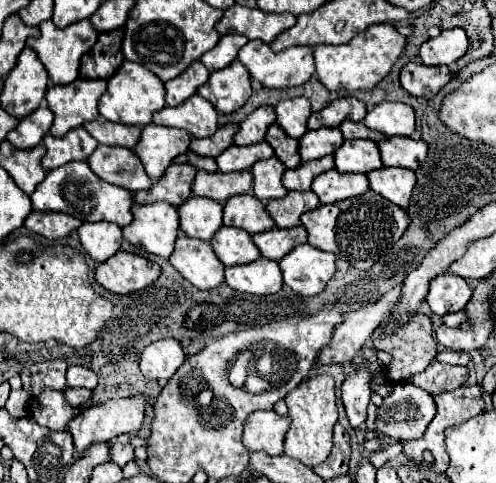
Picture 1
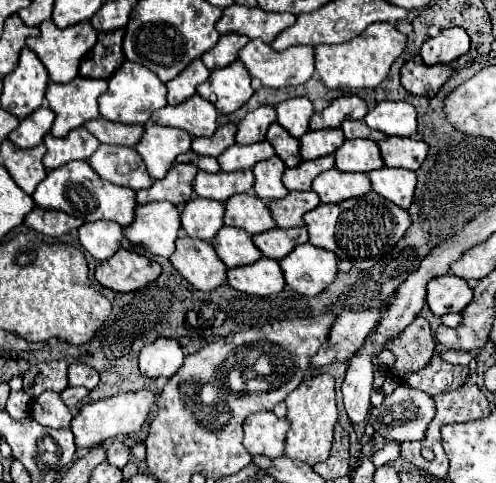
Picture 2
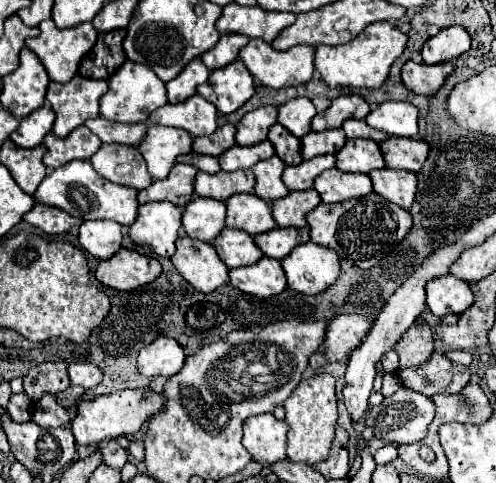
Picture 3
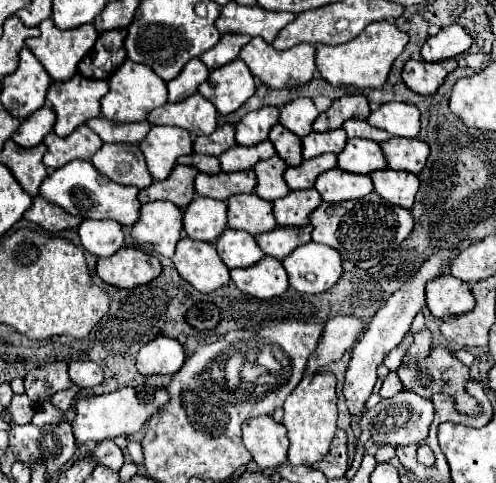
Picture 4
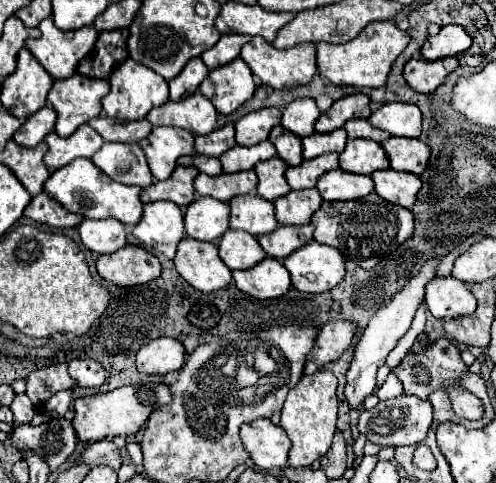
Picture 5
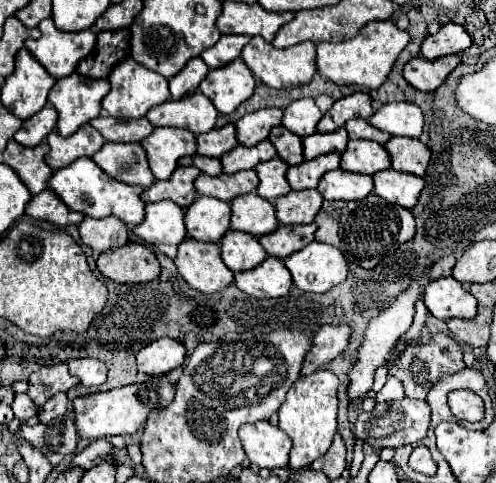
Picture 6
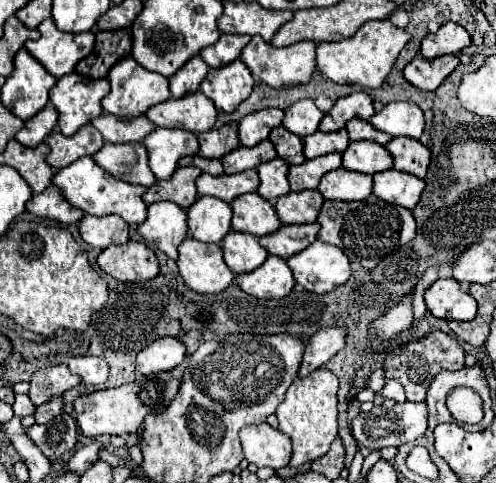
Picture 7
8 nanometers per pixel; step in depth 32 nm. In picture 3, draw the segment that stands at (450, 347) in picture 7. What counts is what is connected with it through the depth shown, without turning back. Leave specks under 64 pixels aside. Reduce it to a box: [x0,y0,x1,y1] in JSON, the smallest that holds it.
[398,350,470,396]

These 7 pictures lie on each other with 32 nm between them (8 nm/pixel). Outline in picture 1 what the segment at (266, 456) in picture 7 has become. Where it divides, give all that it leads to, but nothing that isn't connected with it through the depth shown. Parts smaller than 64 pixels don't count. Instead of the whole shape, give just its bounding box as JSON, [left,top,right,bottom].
[242,410,288,456]

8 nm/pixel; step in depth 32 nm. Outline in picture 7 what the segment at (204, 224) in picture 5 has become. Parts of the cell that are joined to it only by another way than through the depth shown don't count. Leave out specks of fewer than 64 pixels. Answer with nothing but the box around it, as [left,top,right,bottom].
[188,196,232,244]

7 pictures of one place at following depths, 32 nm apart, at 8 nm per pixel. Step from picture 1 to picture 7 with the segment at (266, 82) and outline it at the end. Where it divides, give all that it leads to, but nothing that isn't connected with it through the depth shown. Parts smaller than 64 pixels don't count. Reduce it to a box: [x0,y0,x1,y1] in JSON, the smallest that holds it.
[242,36,316,88]

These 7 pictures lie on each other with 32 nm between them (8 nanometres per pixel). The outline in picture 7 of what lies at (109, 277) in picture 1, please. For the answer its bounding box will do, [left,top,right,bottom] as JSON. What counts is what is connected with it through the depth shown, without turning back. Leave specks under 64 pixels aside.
[98,240,158,282]

